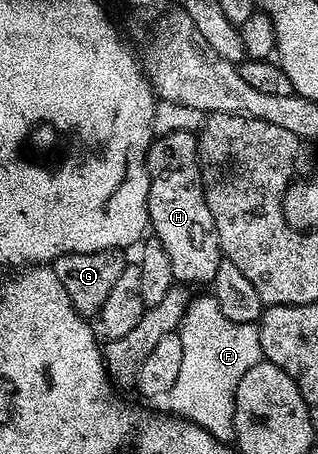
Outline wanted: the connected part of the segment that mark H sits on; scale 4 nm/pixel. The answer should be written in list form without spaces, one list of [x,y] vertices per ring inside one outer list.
[[[167,132],[164,136],[156,135],[147,147],[147,173],[149,174],[149,198],[147,199],[147,218],[154,239],[165,246],[165,254],[169,254],[169,263],[173,266],[176,281],[183,286],[191,284],[210,285],[217,274],[217,266],[225,258],[219,249],[217,226],[213,222],[213,214],[209,214],[209,206],[205,202],[203,189],[203,169],[199,167],[199,141],[196,133]]]

